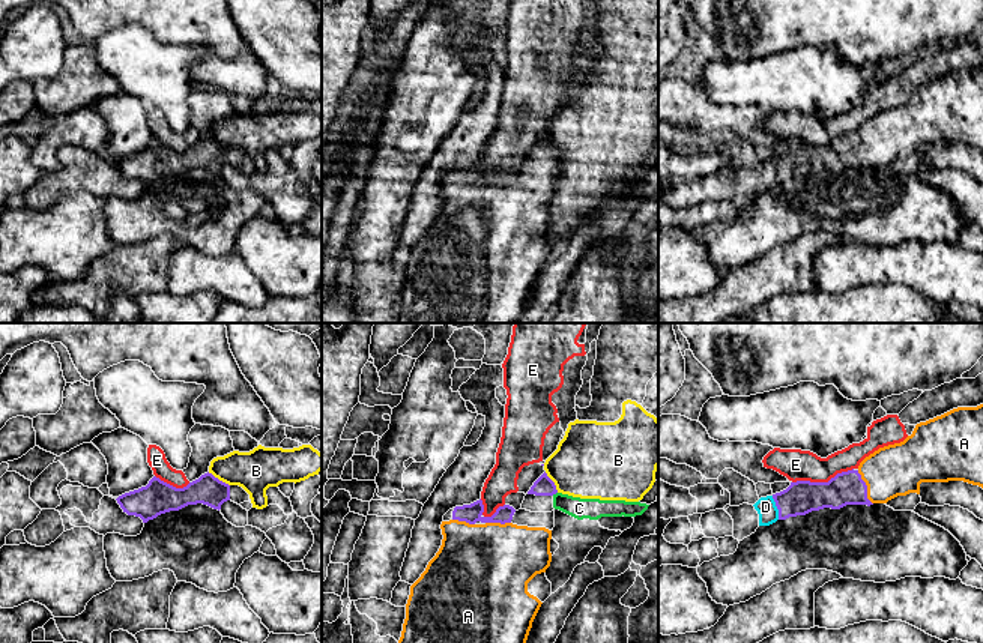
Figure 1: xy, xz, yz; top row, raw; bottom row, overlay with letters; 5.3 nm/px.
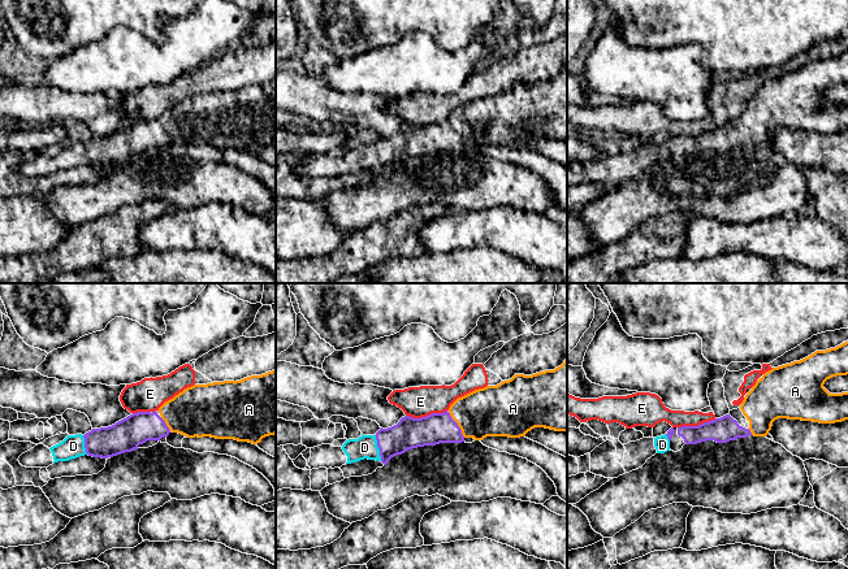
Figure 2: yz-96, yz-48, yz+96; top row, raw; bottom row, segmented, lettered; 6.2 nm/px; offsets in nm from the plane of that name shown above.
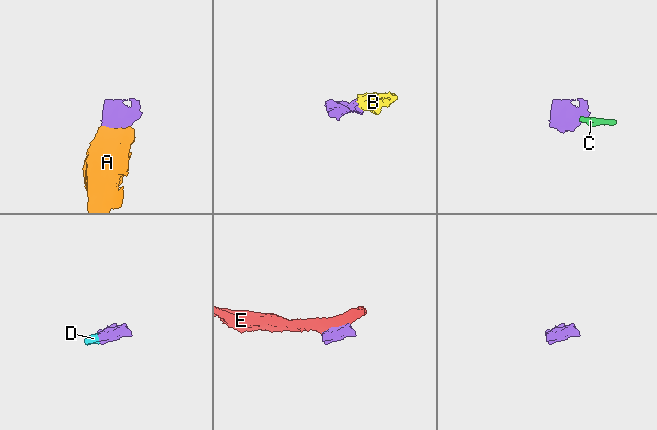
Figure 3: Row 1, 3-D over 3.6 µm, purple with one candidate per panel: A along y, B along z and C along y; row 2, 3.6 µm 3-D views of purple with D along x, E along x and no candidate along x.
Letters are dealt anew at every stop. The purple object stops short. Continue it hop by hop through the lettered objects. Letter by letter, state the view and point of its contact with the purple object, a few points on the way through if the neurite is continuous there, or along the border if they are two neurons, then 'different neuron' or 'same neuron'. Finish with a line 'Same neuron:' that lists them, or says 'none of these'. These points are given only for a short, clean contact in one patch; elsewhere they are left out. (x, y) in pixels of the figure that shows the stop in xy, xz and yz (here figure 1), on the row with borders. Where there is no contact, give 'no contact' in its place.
A: meets purple in yz at (866, 487); runs through yz (845, 489), (866, 487), (898, 469); same neuron
B: meets purple in xy at (217, 478); border along xy (208, 472), (229, 486); different neuron
C: meets purple in xz at (553, 493); border along xz (556, 492), (552, 495); different neuron
D: meets purple in yz at (777, 508); runs through yz (800, 498), (777, 508), (765, 507); same neuron
E: meets purple in yz at (822, 483); different neuron
Same neuron: A, D

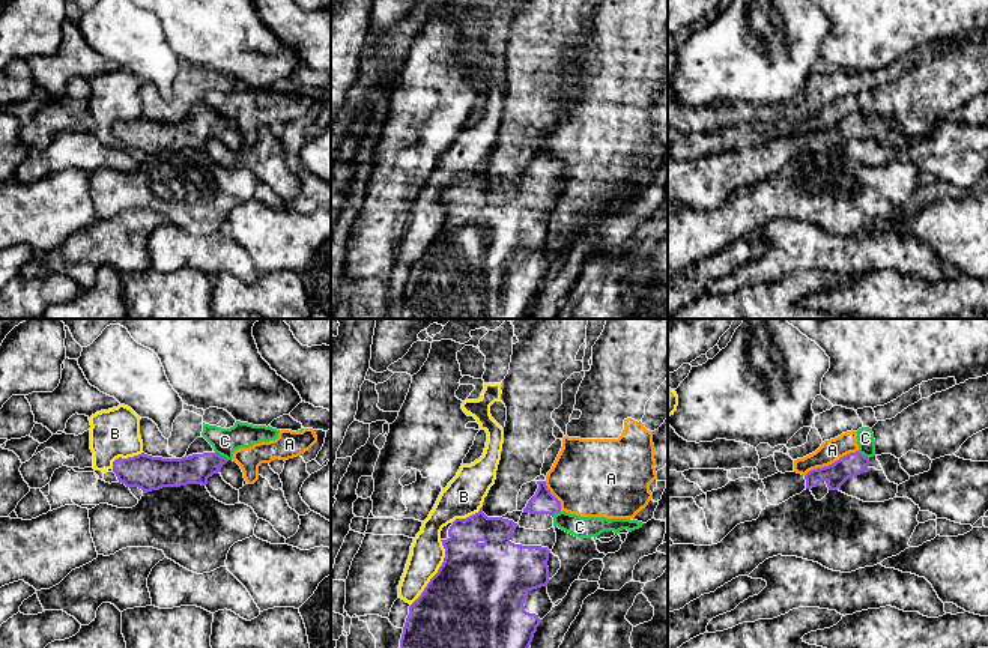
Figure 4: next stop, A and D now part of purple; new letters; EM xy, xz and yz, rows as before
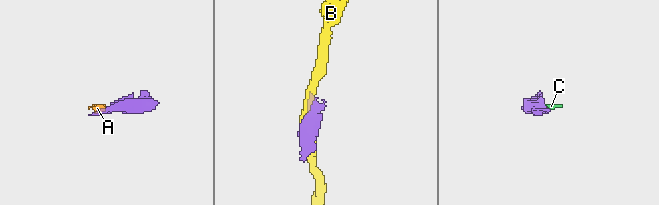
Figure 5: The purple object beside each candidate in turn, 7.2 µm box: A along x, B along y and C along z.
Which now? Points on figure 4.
A: meets purple in yz at (832, 463); border along yz (857, 450), (827, 465), (812, 468), (805, 475); different neuron
B: meets purple in xz at (436, 573); different neuron
C: meets purple in xy at (221, 456); border along xy (215, 451), (227, 460); different neuron
Same neuron: none of these

